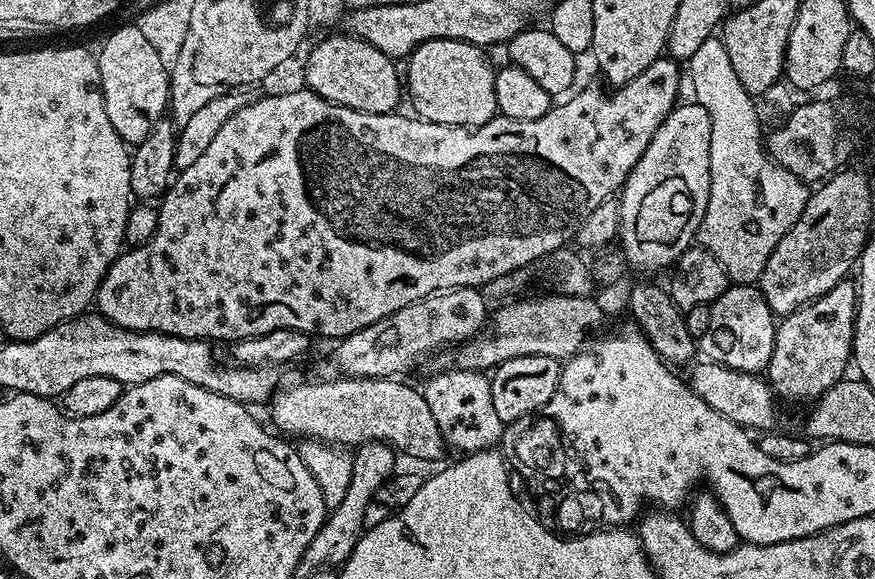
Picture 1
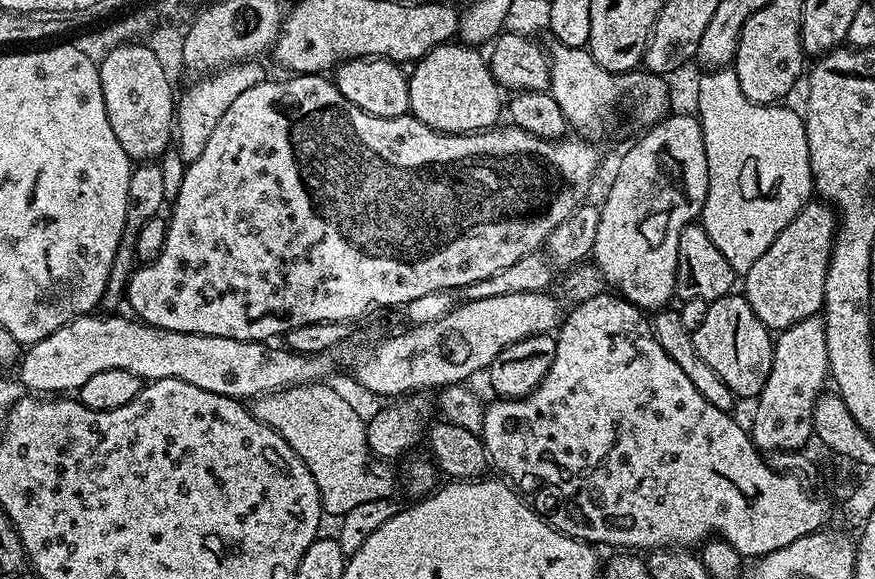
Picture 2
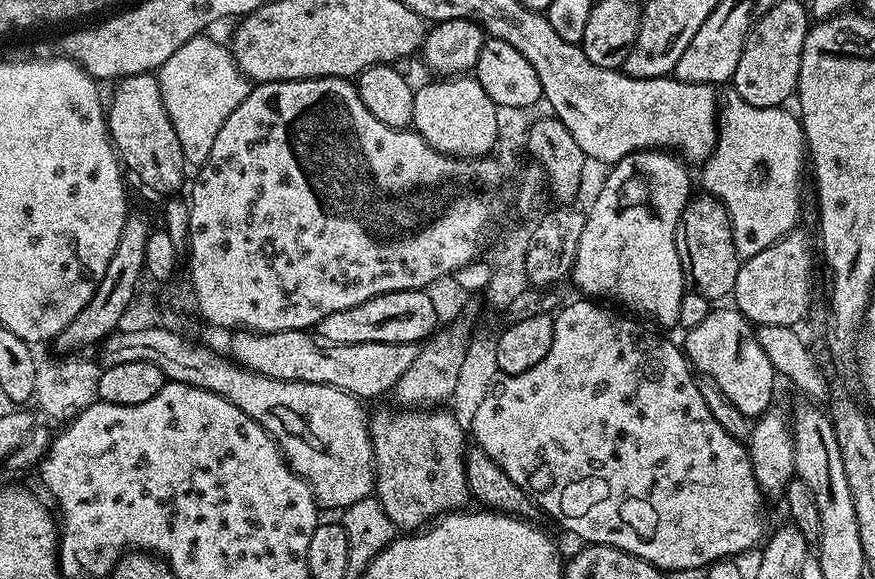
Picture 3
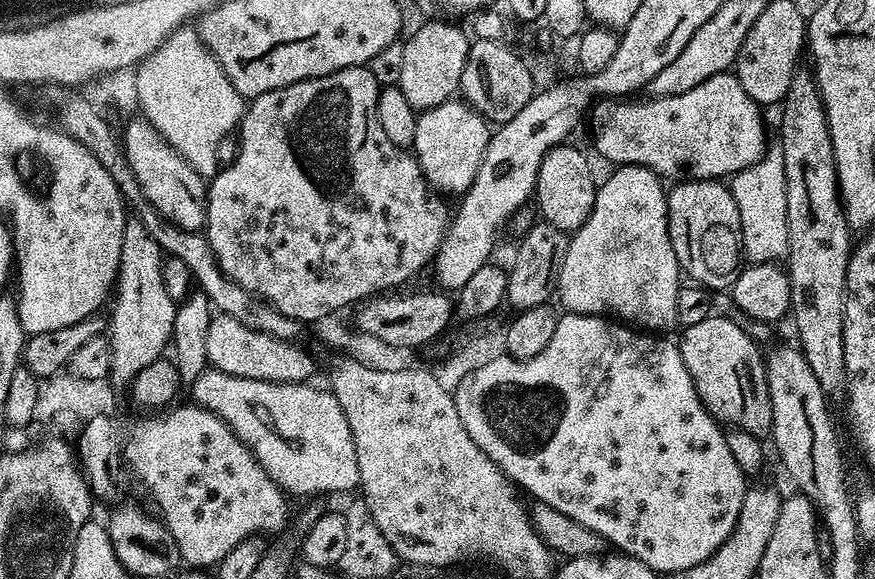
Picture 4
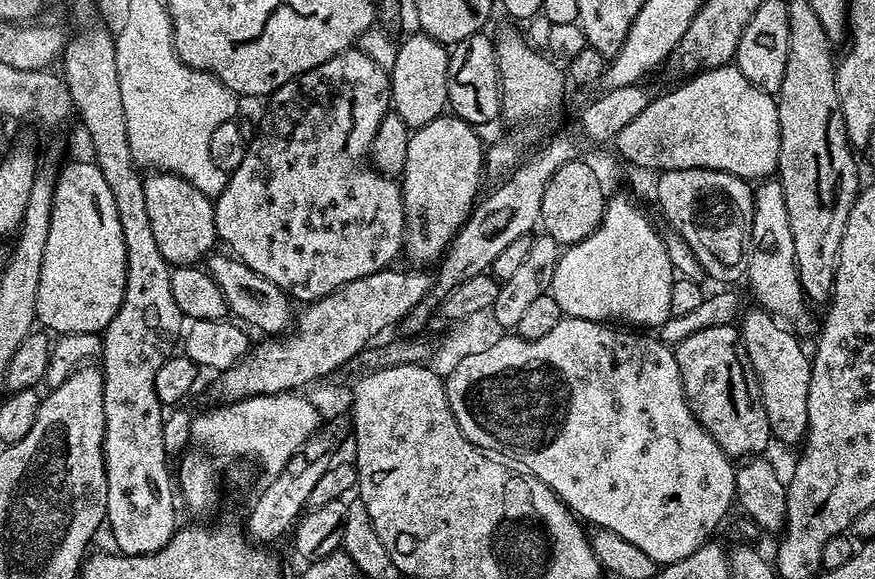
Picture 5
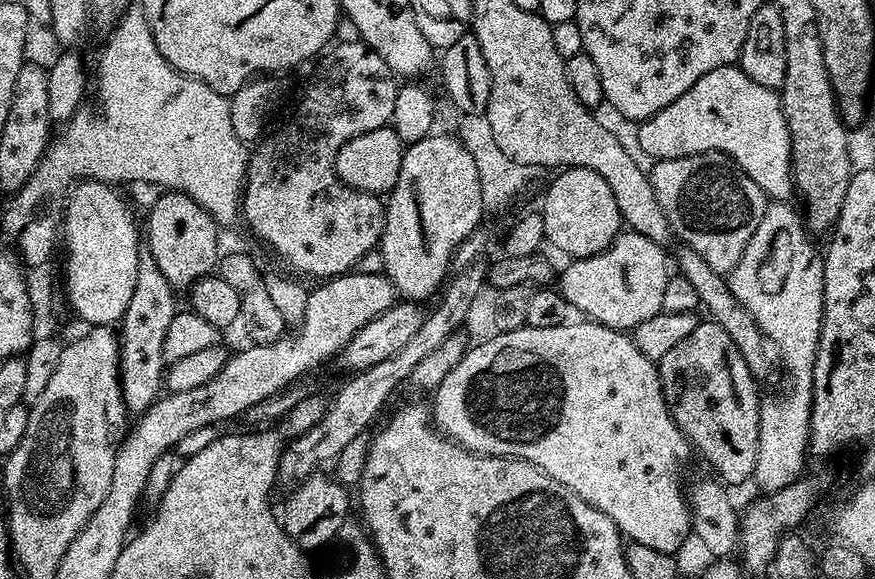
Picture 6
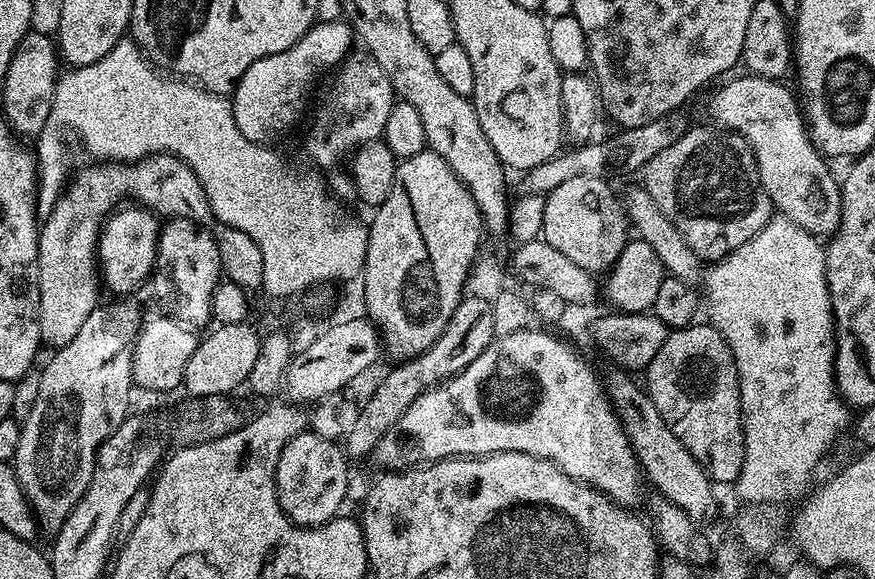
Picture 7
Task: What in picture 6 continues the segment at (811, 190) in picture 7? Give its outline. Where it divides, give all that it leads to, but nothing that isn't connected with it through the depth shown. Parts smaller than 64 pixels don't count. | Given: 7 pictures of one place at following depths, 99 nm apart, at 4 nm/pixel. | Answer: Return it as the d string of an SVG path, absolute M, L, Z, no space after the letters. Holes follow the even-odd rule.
M729 66L710 70L682 98L670 102L658 114L643 121L636 132L636 140L646 155L653 161L673 160L683 156L693 156L703 152L723 152L737 168L740 168L764 192L765 196L776 202L791 201L794 196L794 179L792 174L792 143L786 126L786 118L782 110L780 93L777 89L758 86L754 78L750 78L739 66Z

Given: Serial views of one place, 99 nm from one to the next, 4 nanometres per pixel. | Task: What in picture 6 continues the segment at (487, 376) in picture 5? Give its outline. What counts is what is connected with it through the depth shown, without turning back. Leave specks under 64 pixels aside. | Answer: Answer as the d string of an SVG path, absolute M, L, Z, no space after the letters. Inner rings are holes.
M569 322L547 330L525 326L518 330L489 335L484 340L485 344L480 344L477 348L476 345L469 347L462 362L458 362L458 366L454 366L454 370L450 370L450 374L446 374L446 378L442 378L442 382L436 387L430 400L431 419L445 437L455 440L460 447L470 452L481 456L507 456L524 460L535 468L543 468L546 475L569 488L571 492L576 492L578 498L602 510L602 514L606 514L606 518L614 521L618 530L629 541L642 543L643 546L662 552L679 553L678 550L683 546L684 539L692 532L692 514L688 511L688 501L685 489L682 487L682 480L680 484L680 460L686 459L688 452L690 456L690 445L686 437L678 430L668 409L668 403L664 400L659 367L650 358L646 358L642 350L638 350L631 335L615 328L607 328L604 324L583 323Z

